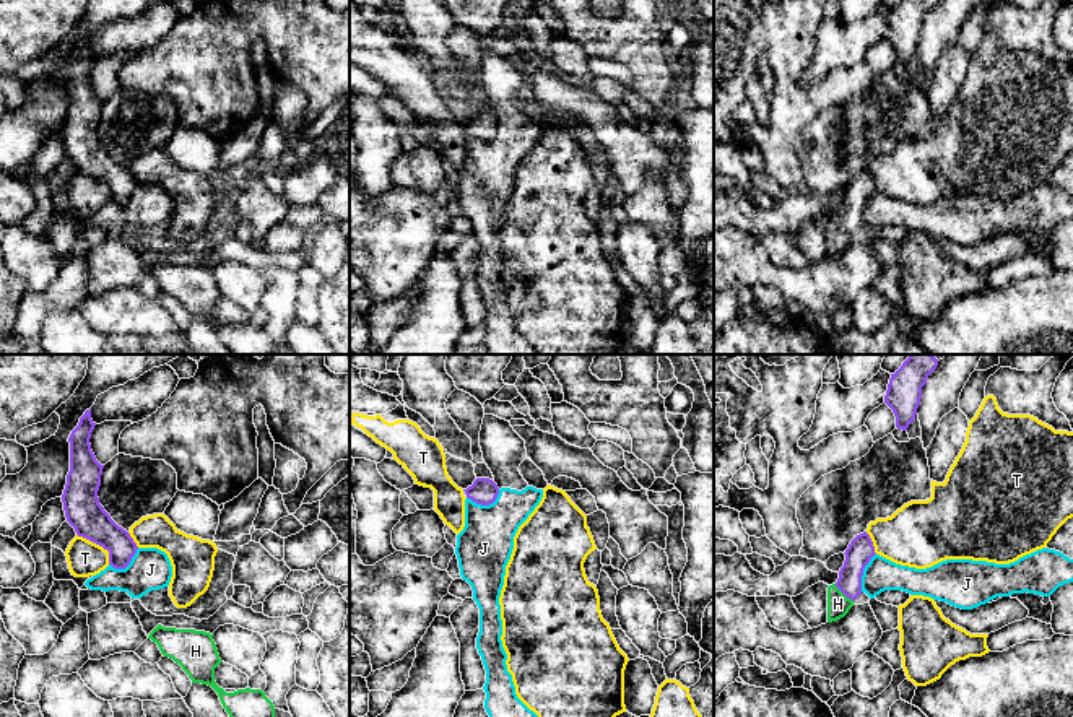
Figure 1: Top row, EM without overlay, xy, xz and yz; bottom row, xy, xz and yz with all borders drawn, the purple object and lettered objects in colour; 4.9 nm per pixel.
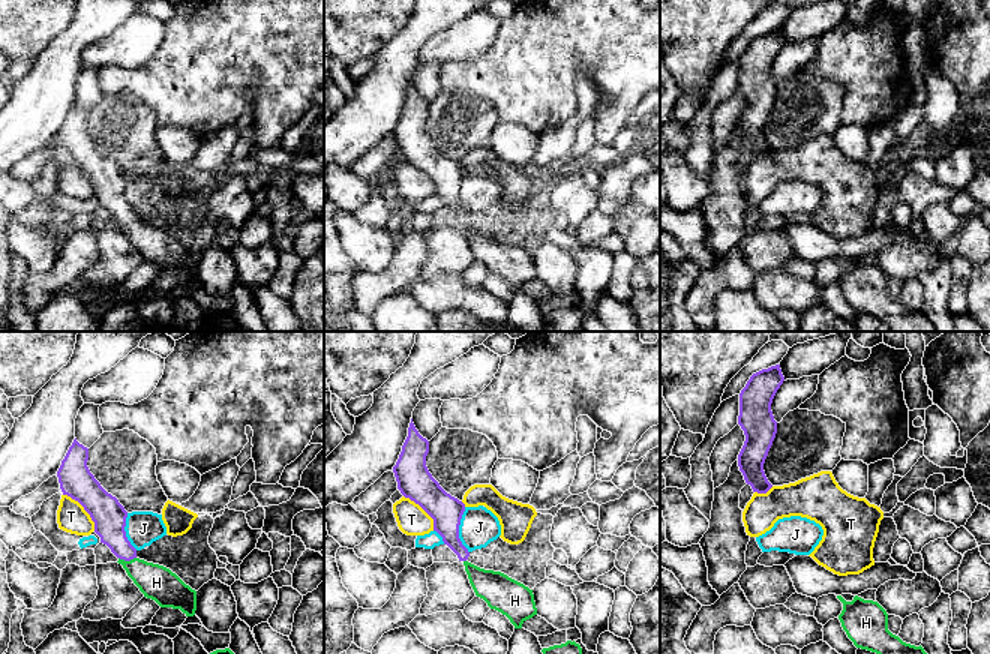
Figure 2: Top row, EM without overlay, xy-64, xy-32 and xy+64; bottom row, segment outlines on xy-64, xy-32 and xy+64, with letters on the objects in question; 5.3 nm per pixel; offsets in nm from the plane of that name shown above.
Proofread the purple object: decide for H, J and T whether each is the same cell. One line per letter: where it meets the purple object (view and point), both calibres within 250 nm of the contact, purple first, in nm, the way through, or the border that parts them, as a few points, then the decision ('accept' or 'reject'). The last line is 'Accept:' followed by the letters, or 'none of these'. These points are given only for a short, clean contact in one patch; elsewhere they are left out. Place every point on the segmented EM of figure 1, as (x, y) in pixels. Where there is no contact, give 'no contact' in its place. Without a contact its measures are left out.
H: meets purple in yz at (844, 594); 130 nm thick on the purple side, 110 nm on the other; runs through yz (860, 550), (844, 594), (838, 604); accept
J: meets purple in xz at (485, 504); 130 nm thick on the purple side, 280 nm on the other; border along xz (499, 490), (498, 496), (488, 504), (477, 504), (467, 496); reject
T: meets purple in xy at (98, 543); 180 nm thick on the purple side, 180 nm on the other; border along xy (77, 534), (101, 545), (108, 551), (109, 563); reject
Accept: H

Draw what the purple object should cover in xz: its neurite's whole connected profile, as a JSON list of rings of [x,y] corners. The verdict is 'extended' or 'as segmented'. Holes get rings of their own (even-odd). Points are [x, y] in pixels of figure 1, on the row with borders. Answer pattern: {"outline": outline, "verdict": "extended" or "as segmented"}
{"outline": [[[476,478],[473,485],[463,491],[468,499],[481,506],[493,504],[499,494],[497,485],[489,478]]], "verdict": "as segmented"}

